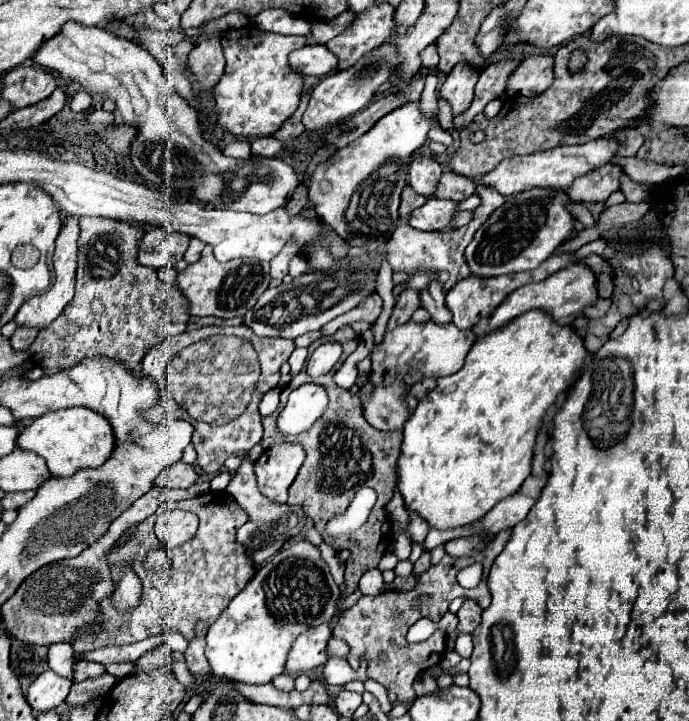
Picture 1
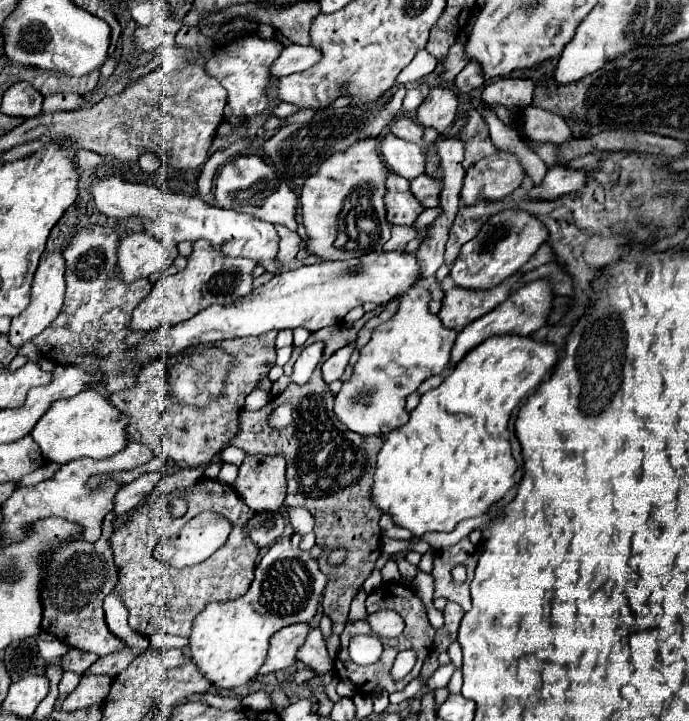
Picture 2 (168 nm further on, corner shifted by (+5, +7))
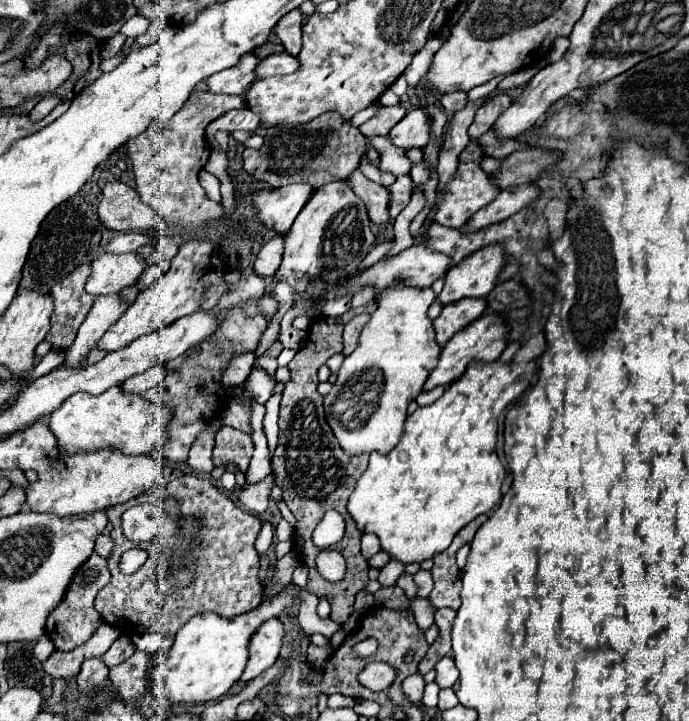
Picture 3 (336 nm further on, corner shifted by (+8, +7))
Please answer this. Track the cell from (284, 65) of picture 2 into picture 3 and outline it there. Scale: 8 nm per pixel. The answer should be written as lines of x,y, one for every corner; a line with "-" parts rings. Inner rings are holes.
288,52
282,54
270,54
268,58
260,60
260,64
256,66
254,74
256,78
268,78
268,76
282,76
282,74
292,74
296,72
300,66
296,56
290,56

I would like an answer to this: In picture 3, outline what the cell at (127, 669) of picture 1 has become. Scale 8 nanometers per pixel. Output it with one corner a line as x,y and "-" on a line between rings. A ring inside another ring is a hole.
92,554
90,560
78,568
78,572
76,572
76,576
74,576
74,580
66,592
64,602
48,616
46,634
54,642
56,650
70,652
70,650
82,646
96,632
96,628
102,624
102,618
94,610
94,598
96,598
98,590
102,590
108,582
110,582
110,570
106,566
106,560
98,554

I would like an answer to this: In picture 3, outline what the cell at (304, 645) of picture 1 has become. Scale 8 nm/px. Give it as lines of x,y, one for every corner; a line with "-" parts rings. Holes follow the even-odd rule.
278,618
266,620
266,624
260,624
258,632
254,632
254,638
248,644
248,664
240,676
240,682
248,682
262,674
266,668
270,668
284,642
284,626

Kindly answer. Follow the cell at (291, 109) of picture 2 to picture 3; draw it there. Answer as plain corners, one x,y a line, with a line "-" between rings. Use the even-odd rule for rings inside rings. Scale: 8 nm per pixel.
246,108
246,110
230,110
224,116
216,118
206,128
206,134
208,134
208,138
214,138
214,134
218,130
226,130
230,134
234,130
250,130
250,132
254,132
256,128
258,128
258,118

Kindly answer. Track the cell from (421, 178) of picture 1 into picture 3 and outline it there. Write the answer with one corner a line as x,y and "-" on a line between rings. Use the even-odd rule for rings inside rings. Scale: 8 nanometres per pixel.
374,136
369,139
369,144
372,148
378,148
380,152
380,170
382,172
390,172
394,176
402,176
410,172
410,160
406,158
402,148
396,148
390,138
386,136

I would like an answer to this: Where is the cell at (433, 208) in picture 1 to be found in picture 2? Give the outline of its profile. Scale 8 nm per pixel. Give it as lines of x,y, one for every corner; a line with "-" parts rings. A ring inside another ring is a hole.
387,192
385,204
387,204
387,220
391,224
413,226
417,216
425,210
425,208
421,208
419,200
411,192
403,192
403,194
401,192

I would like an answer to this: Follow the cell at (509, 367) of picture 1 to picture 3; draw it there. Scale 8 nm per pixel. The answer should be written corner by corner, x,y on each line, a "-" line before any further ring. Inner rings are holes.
472,362
464,376
446,388
442,398
430,406
418,408
406,418
402,440
386,456
378,452
370,454
370,464
348,498
348,512
360,532
372,532
378,536
380,548
388,552
392,560
412,564
434,558
450,546
460,528
476,516
490,512
500,502
500,486
506,472
494,450
498,416
512,400
530,388
536,364
528,362
524,368
528,374
514,374
512,364

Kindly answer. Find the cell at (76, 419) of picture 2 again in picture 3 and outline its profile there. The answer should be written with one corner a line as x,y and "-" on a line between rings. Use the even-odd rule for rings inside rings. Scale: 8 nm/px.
118,384
98,396
72,394
58,410
50,414
48,424
66,454
100,448
118,448
124,454
148,454
164,438
170,416
174,416
170,406
148,402
140,394
126,394

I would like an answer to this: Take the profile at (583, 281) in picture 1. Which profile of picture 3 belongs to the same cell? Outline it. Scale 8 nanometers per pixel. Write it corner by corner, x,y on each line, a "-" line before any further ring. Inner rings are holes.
486,314
478,320
474,320
466,330
452,336
448,340
448,344
442,348
436,368
432,370
432,374
428,376
428,380
422,386
424,392
432,390
436,386
450,386
452,382
456,382
466,372
470,362
492,362
492,360
496,360
502,354
502,350
506,348
506,336
508,336
508,326
504,324
504,318
500,314

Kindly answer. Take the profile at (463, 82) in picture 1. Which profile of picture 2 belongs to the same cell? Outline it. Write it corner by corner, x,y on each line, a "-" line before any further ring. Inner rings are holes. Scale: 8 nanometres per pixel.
437,84
429,90
429,96
419,106
417,124
421,124
423,128
431,126
439,132
445,132
453,124
457,108
459,108
459,98
455,96
455,90
447,84

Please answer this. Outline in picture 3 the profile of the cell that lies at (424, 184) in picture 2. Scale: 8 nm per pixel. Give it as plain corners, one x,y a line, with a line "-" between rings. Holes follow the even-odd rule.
406,174
406,176
398,176
394,184
388,186
388,192
390,192
390,218
394,220
402,210
404,206
410,202
410,194
412,194
412,178

